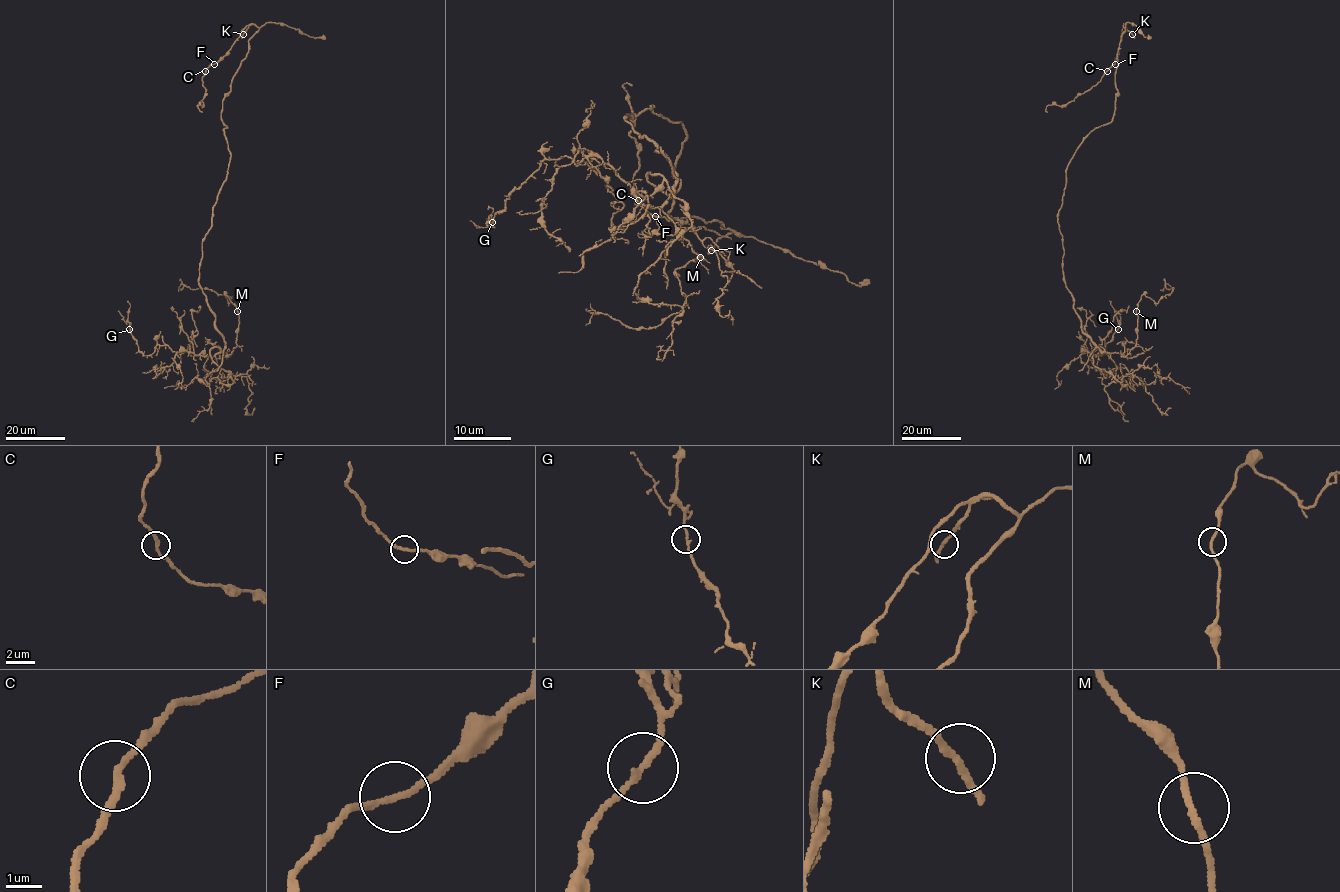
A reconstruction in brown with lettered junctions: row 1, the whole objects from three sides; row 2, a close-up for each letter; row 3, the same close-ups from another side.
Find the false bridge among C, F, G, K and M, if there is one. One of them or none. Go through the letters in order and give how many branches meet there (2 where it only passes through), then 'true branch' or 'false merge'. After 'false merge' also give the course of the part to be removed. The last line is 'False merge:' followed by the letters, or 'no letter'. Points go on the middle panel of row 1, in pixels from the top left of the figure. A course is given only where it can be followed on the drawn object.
C: 2 branches meet; true branch
F: 2 branches meet; true branch
G: 2 branches meet; true branch
K: 2 branches meet; true branch
M: 2 branches meet; true branch
False merge: no letter

